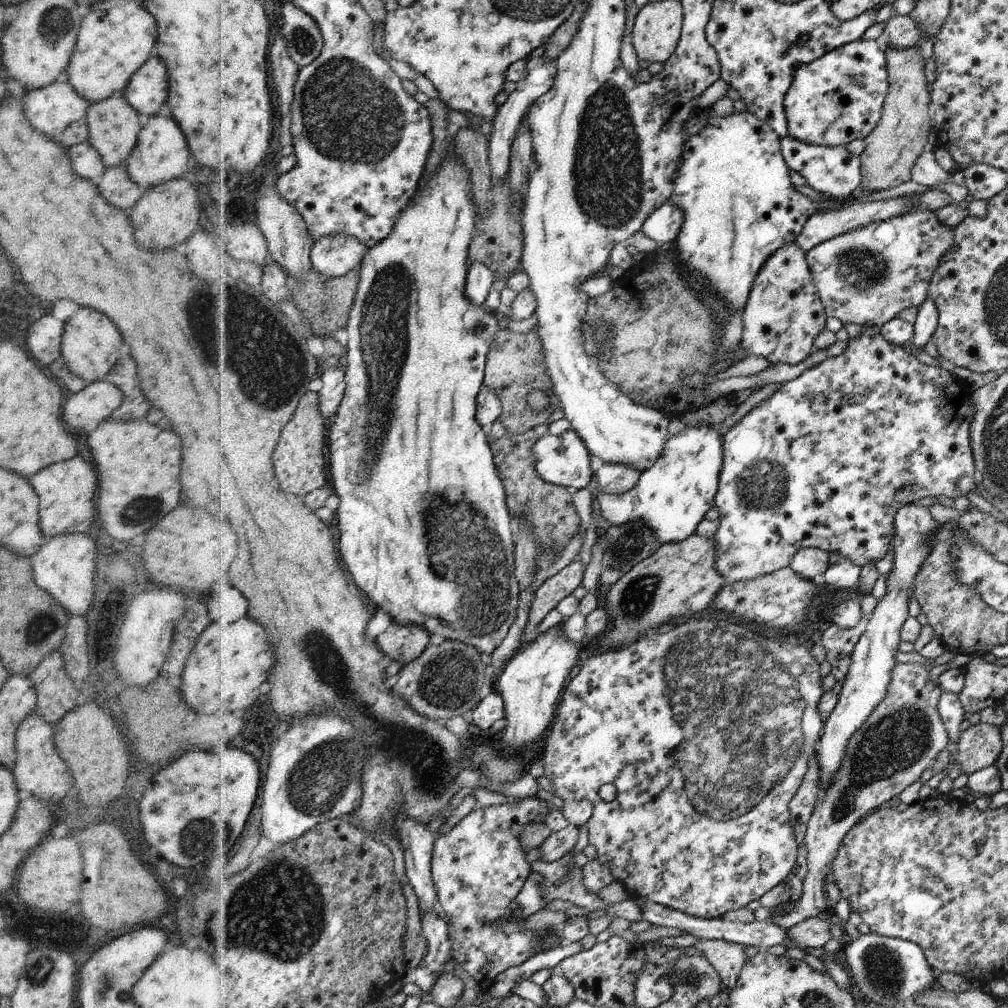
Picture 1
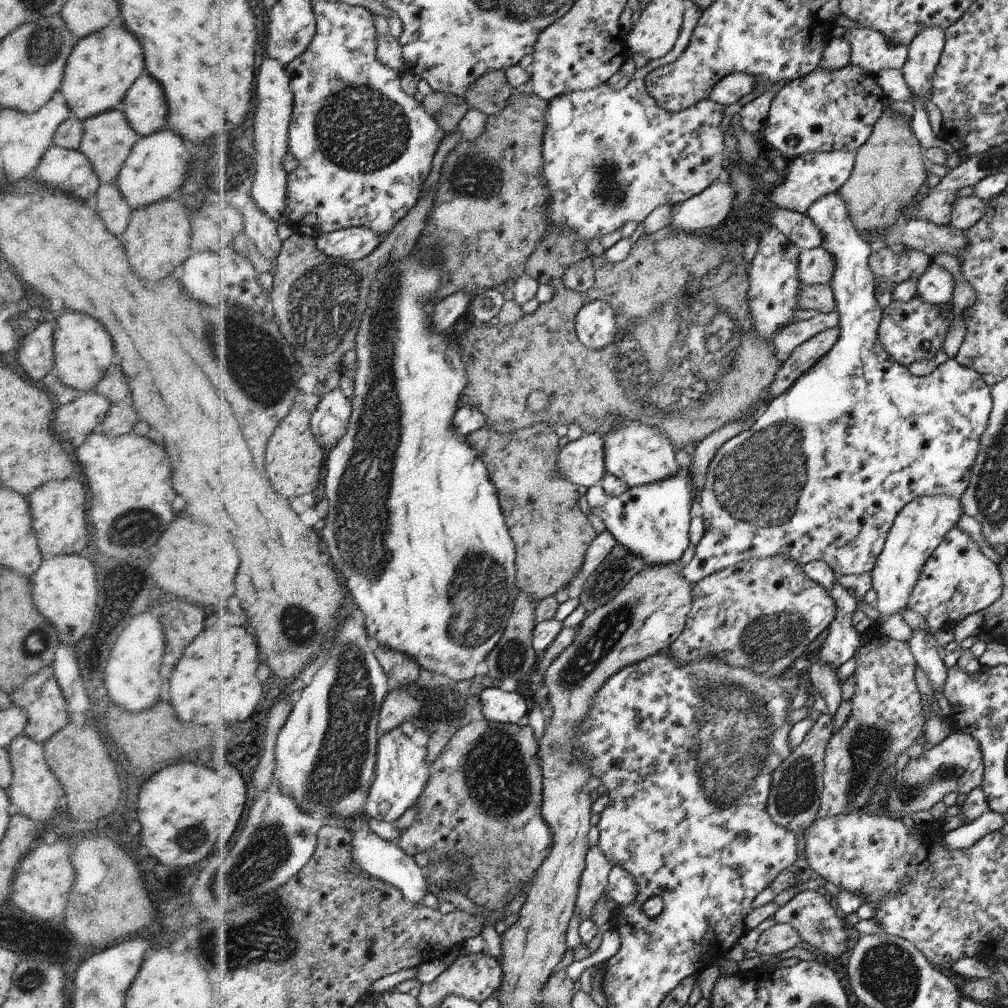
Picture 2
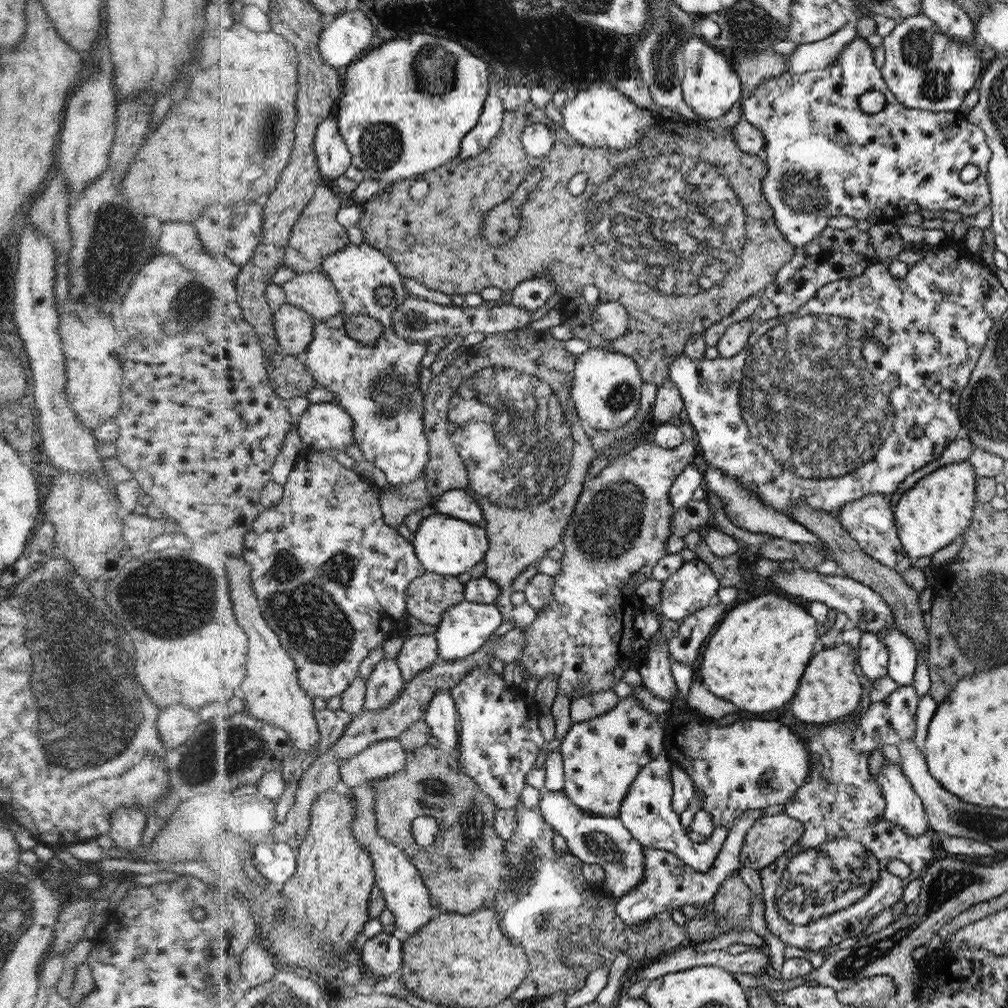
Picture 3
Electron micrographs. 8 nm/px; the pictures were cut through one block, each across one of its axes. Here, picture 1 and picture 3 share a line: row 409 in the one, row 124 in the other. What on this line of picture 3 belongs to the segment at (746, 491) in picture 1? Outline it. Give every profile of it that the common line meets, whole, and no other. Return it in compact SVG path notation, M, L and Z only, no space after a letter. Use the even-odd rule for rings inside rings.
M854 38L852 42L848 42L844 46L844 50L840 52L840 56L836 58L836 62L826 68L826 70L812 70L810 72L800 72L800 74L790 74L784 72L764 82L756 92L752 92L750 98L746 98L742 102L743 118L750 121L752 125L756 125L767 140L767 148L764 148L763 157L768 165L768 174L762 178L762 188L765 196L768 197L769 204L776 216L776 222L783 236L792 243L794 248L807 246L816 236L819 236L829 227L829 219L834 216L849 216L854 221L868 221L870 224L878 225L880 223L891 223L905 213L909 204L916 204L926 214L932 214L936 211L958 211L963 216L973 218L978 212L987 209L991 204L991 193L987 181L987 166L992 156L992 151L985 140L984 131L979 125L968 122L967 114L960 110L952 112L932 112L929 110L920 110L908 108L903 102L898 100L894 93L888 90L887 81L882 80L880 68L874 64L874 50L868 46L868 42L864 42L862 38ZM876 90L885 96L886 104L882 110L874 114L866 114L862 112L858 100L862 94ZM974 164L980 169L980 174L972 182L963 182L960 179L960 172L964 166Z

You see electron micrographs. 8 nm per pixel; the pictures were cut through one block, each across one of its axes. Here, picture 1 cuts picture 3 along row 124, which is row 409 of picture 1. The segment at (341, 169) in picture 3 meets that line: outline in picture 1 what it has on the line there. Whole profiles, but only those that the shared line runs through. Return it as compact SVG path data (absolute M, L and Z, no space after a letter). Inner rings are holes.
M326 368L324 374L320 375L324 386L320 391L321 411L328 422L333 421L339 413L344 397L347 393L348 381L347 370L342 368Z

